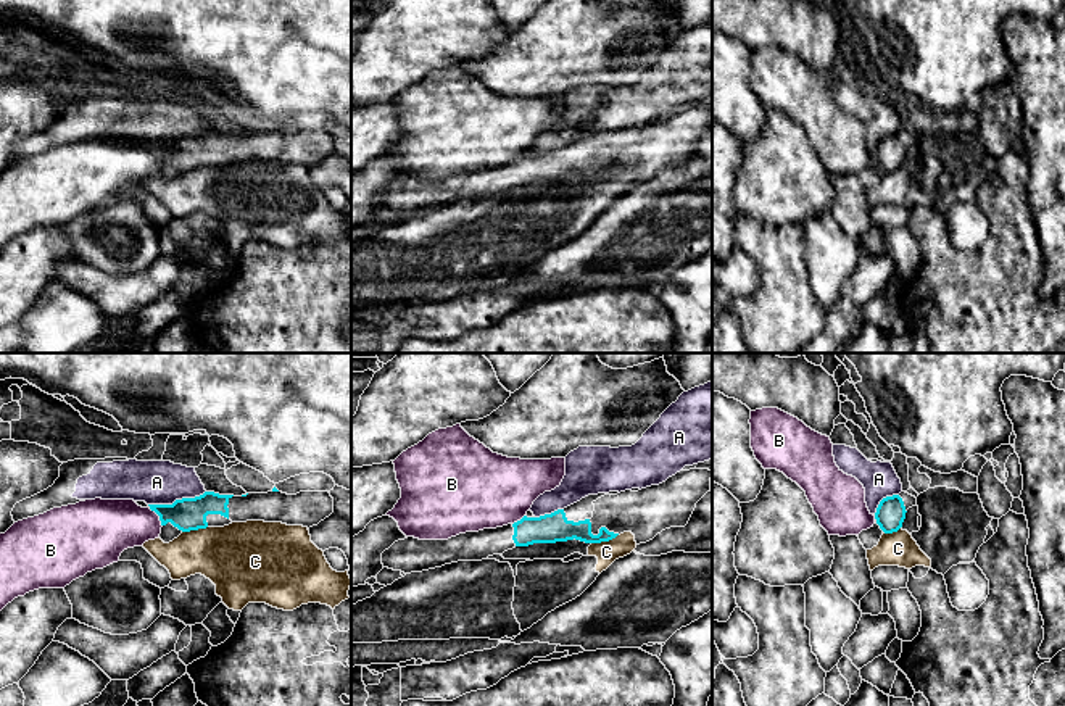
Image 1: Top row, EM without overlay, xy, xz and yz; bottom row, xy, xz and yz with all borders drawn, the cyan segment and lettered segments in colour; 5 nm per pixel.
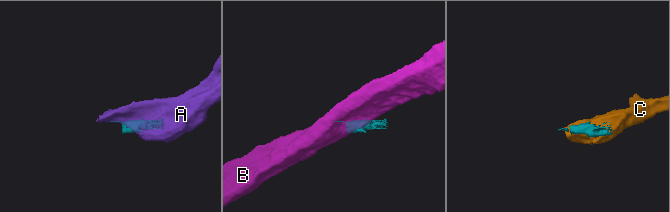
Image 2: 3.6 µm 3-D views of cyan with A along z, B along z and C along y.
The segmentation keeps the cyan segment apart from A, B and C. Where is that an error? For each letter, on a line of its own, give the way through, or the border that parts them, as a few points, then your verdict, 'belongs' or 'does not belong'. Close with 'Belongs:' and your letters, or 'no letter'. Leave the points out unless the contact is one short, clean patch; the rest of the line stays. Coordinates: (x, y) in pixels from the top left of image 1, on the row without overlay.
A: does not belong
B: along xy (149, 147), (158, 155), (161, 165) | does not belong
C: does not belong
Belongs: no letter

